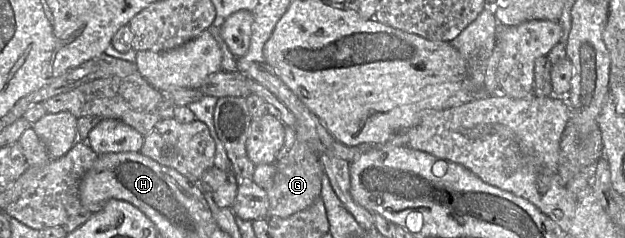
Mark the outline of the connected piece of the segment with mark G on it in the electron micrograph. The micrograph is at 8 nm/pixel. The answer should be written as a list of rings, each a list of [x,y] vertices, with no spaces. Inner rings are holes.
[[[266,62],[251,63],[244,73],[260,85],[267,88],[278,98],[296,117],[296,140],[288,150],[285,157],[276,161],[276,174],[272,187],[267,190],[269,217],[286,218],[309,207],[321,192],[321,177],[324,173],[319,154],[334,155],[348,163],[365,148],[361,146],[350,147],[338,142],[325,128],[321,120],[311,112],[307,106],[290,90],[277,75],[275,69]]]

